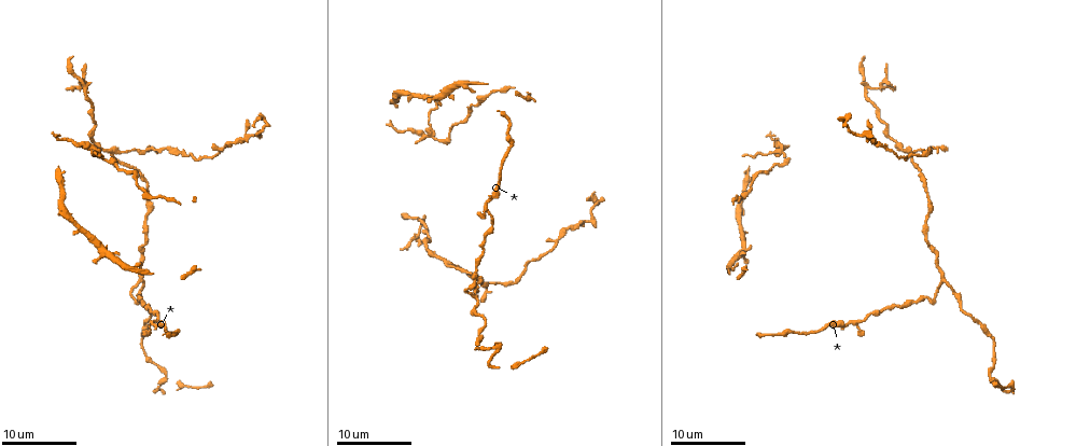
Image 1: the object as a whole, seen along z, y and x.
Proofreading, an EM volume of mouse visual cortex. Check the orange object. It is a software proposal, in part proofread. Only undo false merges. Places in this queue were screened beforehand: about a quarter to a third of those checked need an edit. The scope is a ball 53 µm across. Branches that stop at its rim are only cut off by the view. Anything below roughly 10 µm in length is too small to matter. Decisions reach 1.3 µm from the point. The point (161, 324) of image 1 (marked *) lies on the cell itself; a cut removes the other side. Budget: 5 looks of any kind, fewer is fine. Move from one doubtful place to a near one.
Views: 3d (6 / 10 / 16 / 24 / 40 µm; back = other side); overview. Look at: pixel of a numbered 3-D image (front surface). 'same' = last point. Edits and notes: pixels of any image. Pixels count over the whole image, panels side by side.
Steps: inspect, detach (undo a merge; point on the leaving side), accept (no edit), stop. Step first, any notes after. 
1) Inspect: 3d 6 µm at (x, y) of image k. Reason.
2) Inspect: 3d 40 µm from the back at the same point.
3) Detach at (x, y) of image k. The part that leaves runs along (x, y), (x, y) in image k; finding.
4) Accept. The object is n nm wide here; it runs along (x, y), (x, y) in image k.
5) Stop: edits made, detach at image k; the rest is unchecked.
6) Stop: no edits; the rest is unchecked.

Inspect: 3d 6 µm at (487, 209) of image 1. Three-way junction.

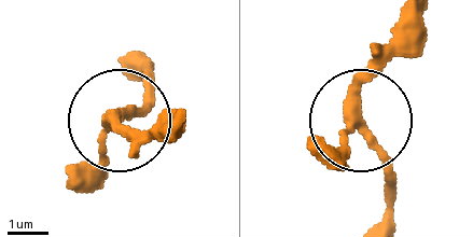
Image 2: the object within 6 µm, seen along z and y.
Inspect: 3d 6 µm from the back at (110, 115) of image 2. Other side.

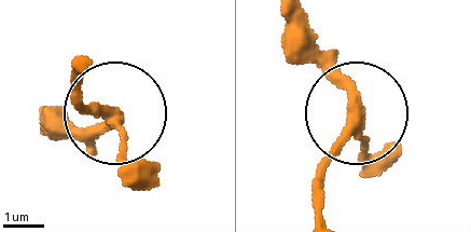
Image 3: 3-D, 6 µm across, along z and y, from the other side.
Accept. 3 arms meet here; all the same cell.

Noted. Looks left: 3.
Inspect: 3d 6 µm at (557, 241) of image 1. Sudden change in width.

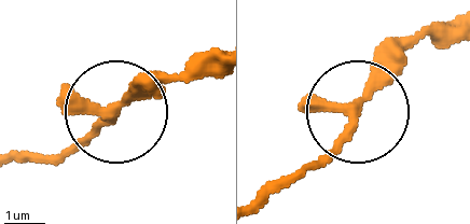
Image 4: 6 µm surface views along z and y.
Inspect: 3d 6 µm from the back at (350, 120) of image 4.

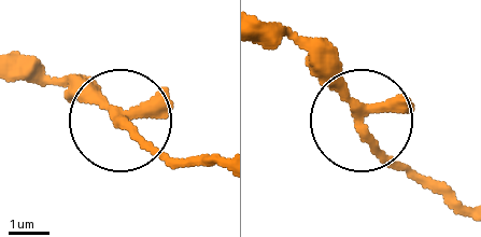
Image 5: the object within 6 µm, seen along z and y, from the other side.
Accept. The object is 220 nm wide here; it runs along (215, 165), (165, 158), (44, 72) in image 5; one cell here.

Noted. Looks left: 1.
Inspect: 3d 10 µm at (118, 148) of image 1.

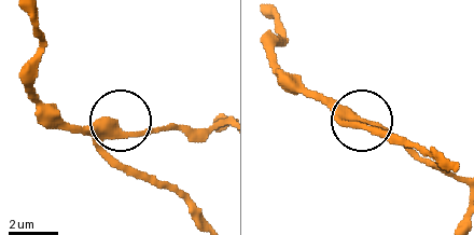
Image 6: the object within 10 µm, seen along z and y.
Accept. The side arm is 18 µm long; it runs along (204, 220), (107, 152), (113, 121), (53, 121) in image 6; all the same cell.

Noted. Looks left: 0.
Stop: no edits; the rest is unchecked.

